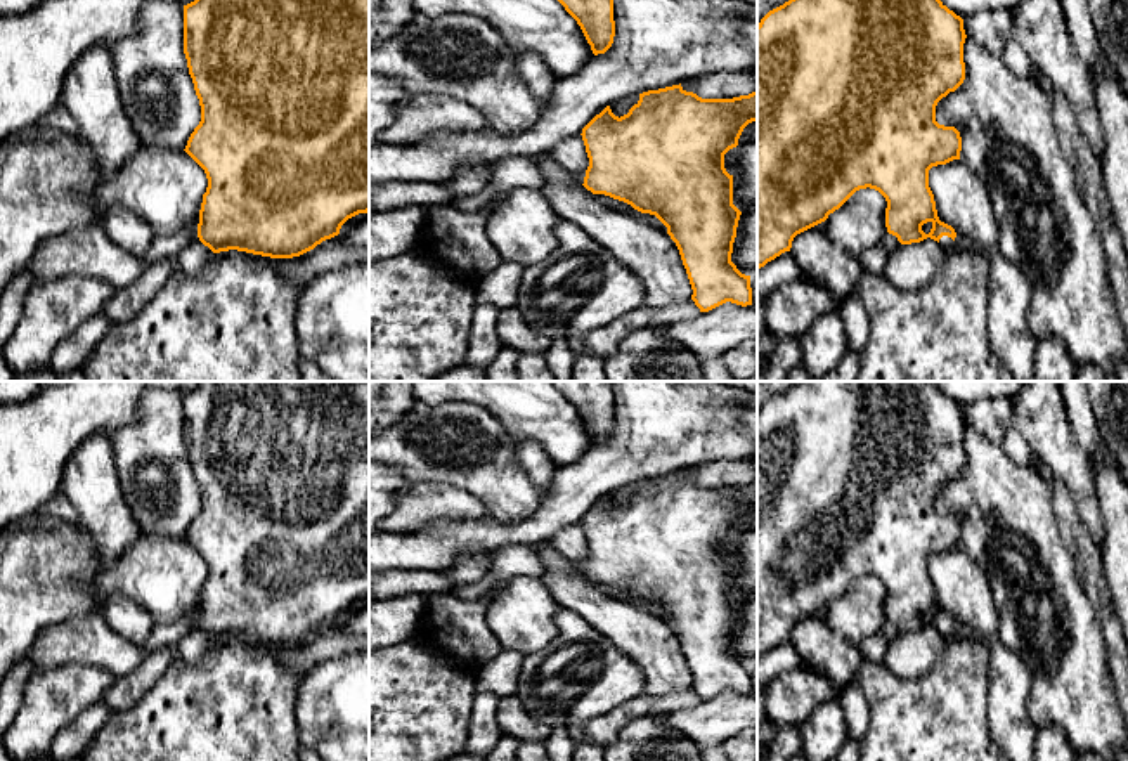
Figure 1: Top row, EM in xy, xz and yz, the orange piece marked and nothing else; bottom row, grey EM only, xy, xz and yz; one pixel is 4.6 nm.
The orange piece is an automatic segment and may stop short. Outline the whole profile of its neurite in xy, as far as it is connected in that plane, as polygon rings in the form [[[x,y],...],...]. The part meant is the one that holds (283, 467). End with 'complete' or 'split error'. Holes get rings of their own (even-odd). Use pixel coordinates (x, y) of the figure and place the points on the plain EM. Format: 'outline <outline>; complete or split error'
outline [[[199,381],[194,390],[184,394],[184,442],[201,494],[201,510],[184,539],[204,558],[208,576],[198,615],[156,624],[140,645],[144,654],[175,650],[177,643],[196,629],[213,641],[237,638],[270,647],[293,647],[338,624],[348,607],[369,600],[369,381]]]; split error

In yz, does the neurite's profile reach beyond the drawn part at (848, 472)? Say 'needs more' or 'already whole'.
needs more

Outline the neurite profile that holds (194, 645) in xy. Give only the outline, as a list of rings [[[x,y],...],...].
[[[201,629],[187,633],[175,647],[175,655],[187,664],[201,662],[211,648],[213,640]]]

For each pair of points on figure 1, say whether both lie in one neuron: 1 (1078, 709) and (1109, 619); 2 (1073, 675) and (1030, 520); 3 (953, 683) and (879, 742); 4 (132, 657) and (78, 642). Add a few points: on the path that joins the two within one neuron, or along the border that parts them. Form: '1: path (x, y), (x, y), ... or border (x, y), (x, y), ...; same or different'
1: border (1087, 598), (1104, 638), (1106, 666), (1109, 671); different
2: path (1078, 637), (1063, 574), (1054, 559); same
3: path (934, 702), (898, 739); same
4: path (118, 654), (92, 642); same

